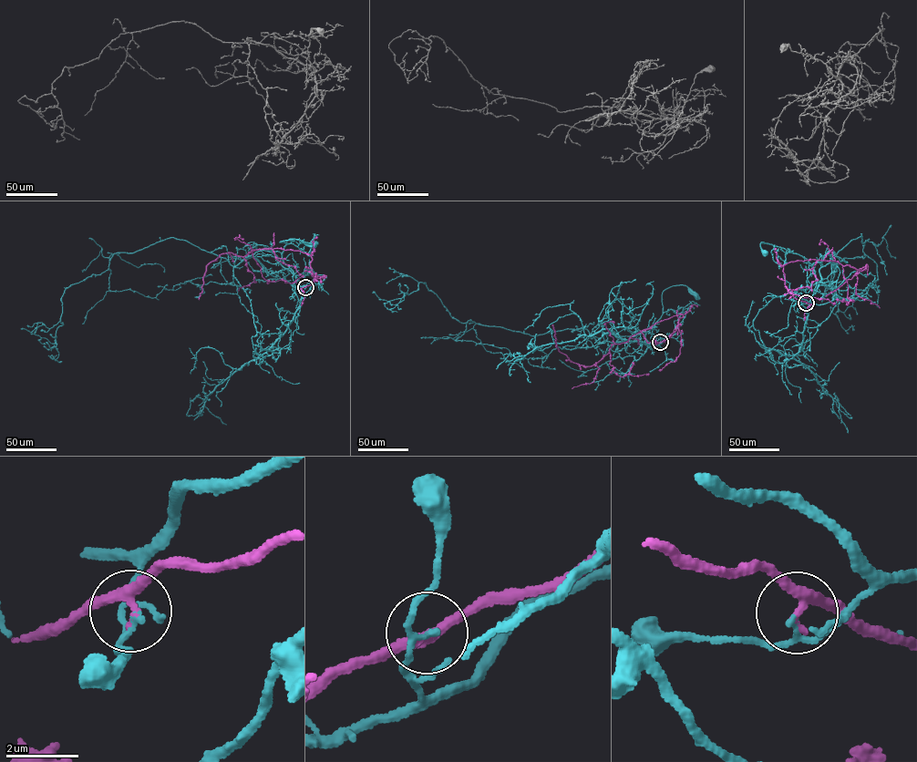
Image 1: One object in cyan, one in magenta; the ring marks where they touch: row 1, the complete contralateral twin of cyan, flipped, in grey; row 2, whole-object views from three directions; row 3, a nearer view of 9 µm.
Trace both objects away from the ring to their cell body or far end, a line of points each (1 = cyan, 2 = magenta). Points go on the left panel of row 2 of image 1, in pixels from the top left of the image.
1: (305, 287), (301, 285), (282, 259), (287, 243), (280, 242), (293, 239), (314, 243)
2: (305, 287), (314, 278), (308, 254), (276, 248), (255, 250), (243, 256), (228, 252), (206, 266), (199, 299)

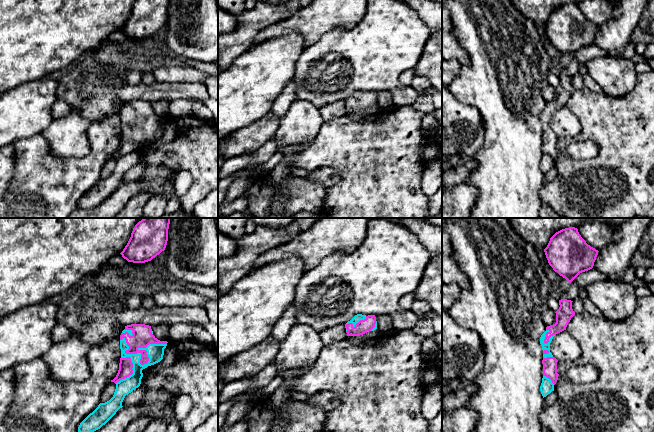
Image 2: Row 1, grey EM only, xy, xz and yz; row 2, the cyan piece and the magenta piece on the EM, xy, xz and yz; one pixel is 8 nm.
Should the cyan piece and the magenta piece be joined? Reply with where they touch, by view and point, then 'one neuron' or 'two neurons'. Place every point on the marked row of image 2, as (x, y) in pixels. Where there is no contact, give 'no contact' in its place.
contact xy (140, 364); two neurons

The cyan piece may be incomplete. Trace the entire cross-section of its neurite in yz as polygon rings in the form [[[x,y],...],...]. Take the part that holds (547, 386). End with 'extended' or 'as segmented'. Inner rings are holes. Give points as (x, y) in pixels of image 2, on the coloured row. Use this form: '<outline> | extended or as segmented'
[[[543,376],[542,378],[540,391],[541,391],[543,398],[546,397],[548,394],[550,394],[552,391],[554,391],[554,384],[546,376]]] | as segmented

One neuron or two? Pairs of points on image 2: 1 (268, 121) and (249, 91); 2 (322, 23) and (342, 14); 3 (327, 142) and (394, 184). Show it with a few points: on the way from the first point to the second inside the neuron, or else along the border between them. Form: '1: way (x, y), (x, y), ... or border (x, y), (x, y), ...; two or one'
1: border (270, 111), (245, 127); two
2: way (327, 18), (331, 14), (337, 14); one
3: way (344, 145), (350, 147), (377, 172); one

